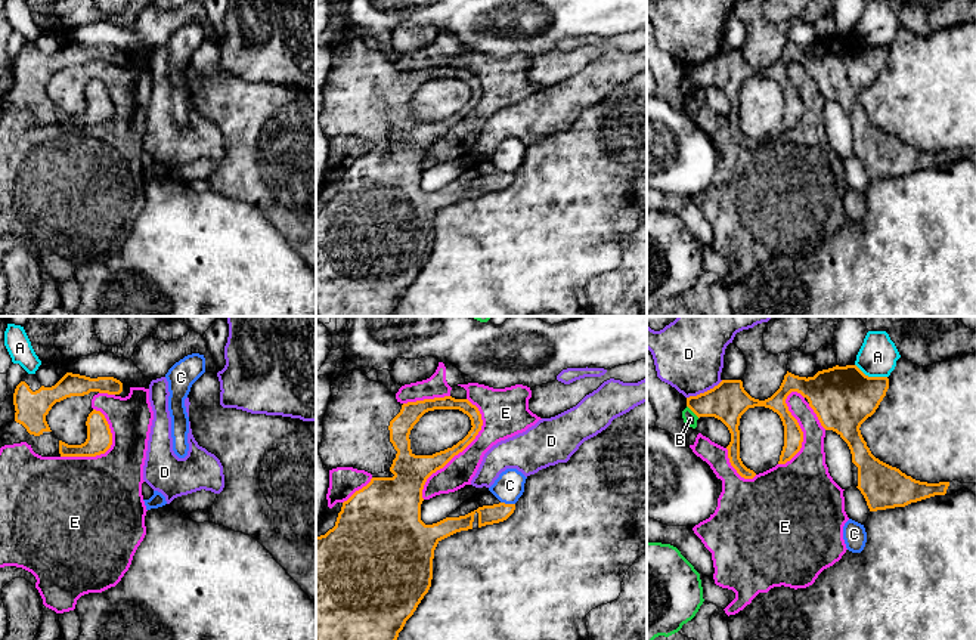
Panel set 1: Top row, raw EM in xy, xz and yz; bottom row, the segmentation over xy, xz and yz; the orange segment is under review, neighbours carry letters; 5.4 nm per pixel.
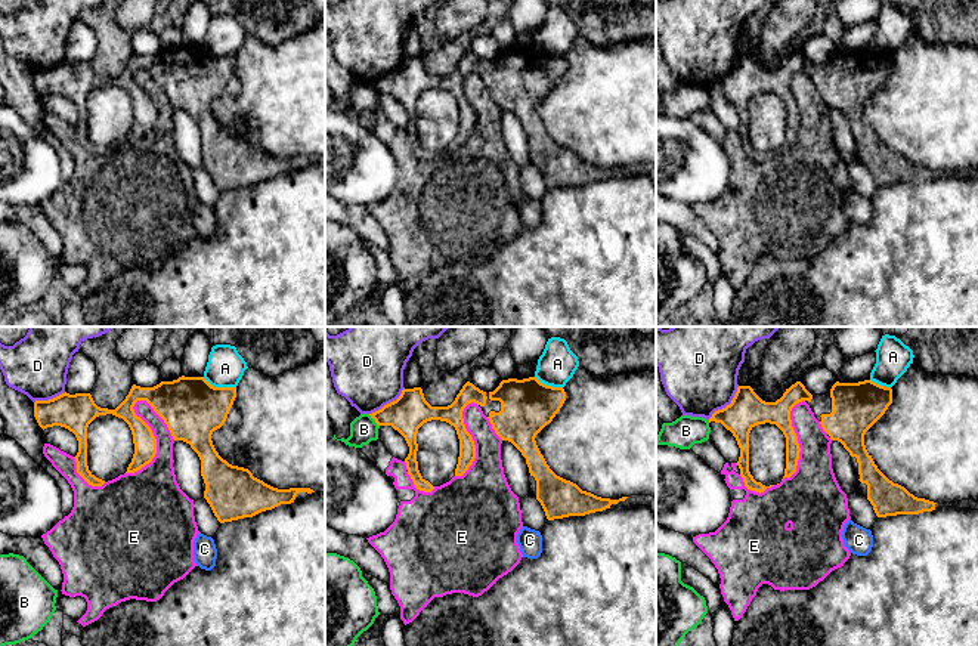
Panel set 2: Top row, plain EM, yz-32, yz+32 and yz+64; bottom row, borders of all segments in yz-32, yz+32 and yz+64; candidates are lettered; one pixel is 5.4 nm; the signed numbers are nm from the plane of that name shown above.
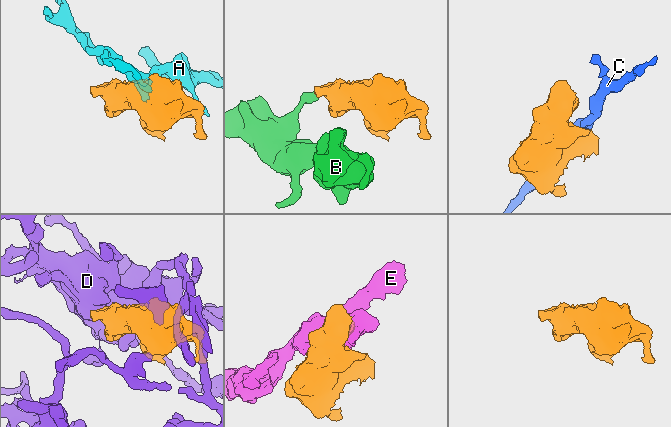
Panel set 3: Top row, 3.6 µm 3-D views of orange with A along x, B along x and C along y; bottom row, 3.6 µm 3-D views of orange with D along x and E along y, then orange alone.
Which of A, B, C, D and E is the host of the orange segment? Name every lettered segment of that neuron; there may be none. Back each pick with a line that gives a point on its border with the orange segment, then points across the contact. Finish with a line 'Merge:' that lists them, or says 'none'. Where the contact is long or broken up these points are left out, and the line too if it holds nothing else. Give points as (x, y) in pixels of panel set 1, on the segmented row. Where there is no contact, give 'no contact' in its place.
Merge: none

